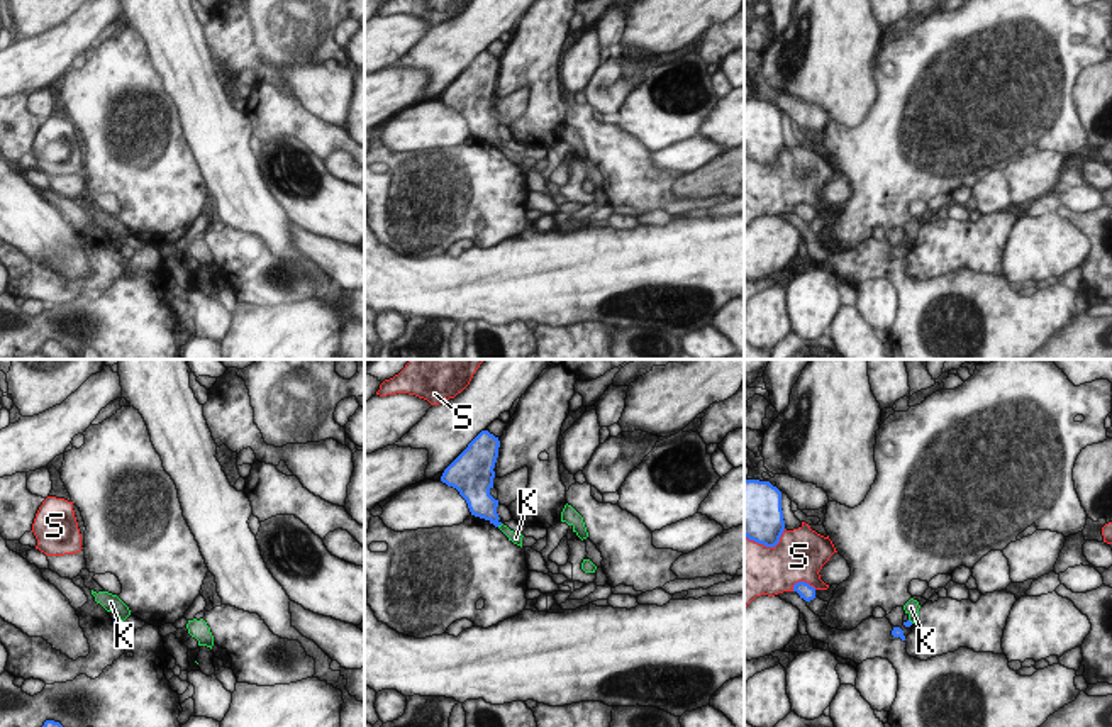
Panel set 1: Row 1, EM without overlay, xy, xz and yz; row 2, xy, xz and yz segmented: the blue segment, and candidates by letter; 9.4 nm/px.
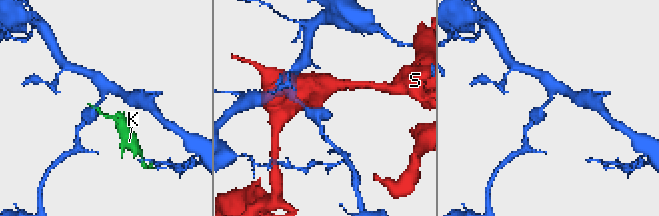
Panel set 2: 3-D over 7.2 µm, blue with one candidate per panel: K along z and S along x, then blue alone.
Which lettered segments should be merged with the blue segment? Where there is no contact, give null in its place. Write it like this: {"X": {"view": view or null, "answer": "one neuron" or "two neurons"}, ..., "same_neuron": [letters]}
{"K": {"view": "xz", "answer": "two neurons"}, "S": {"view": "yz", "answer": "two neurons"}, "same_neuron": []}

